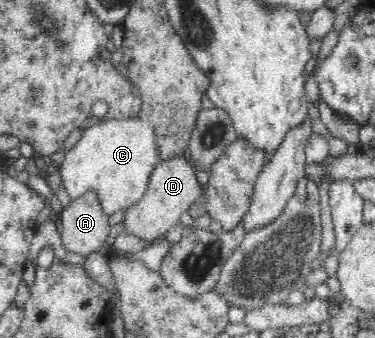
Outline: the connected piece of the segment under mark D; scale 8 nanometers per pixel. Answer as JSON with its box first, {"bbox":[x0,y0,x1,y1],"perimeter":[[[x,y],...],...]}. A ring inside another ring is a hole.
{"bbox":[123,153,205,242],"perimeter":[[[187,153],[173,155],[172,157],[164,158],[158,162],[155,170],[152,172],[146,194],[134,206],[125,211],[125,219],[123,222],[126,228],[125,230],[149,242],[162,239],[167,231],[180,221],[182,213],[192,211],[192,205],[198,203],[198,201],[203,198],[205,189],[202,188],[202,183],[198,181],[198,177],[194,171],[195,164]]]}

